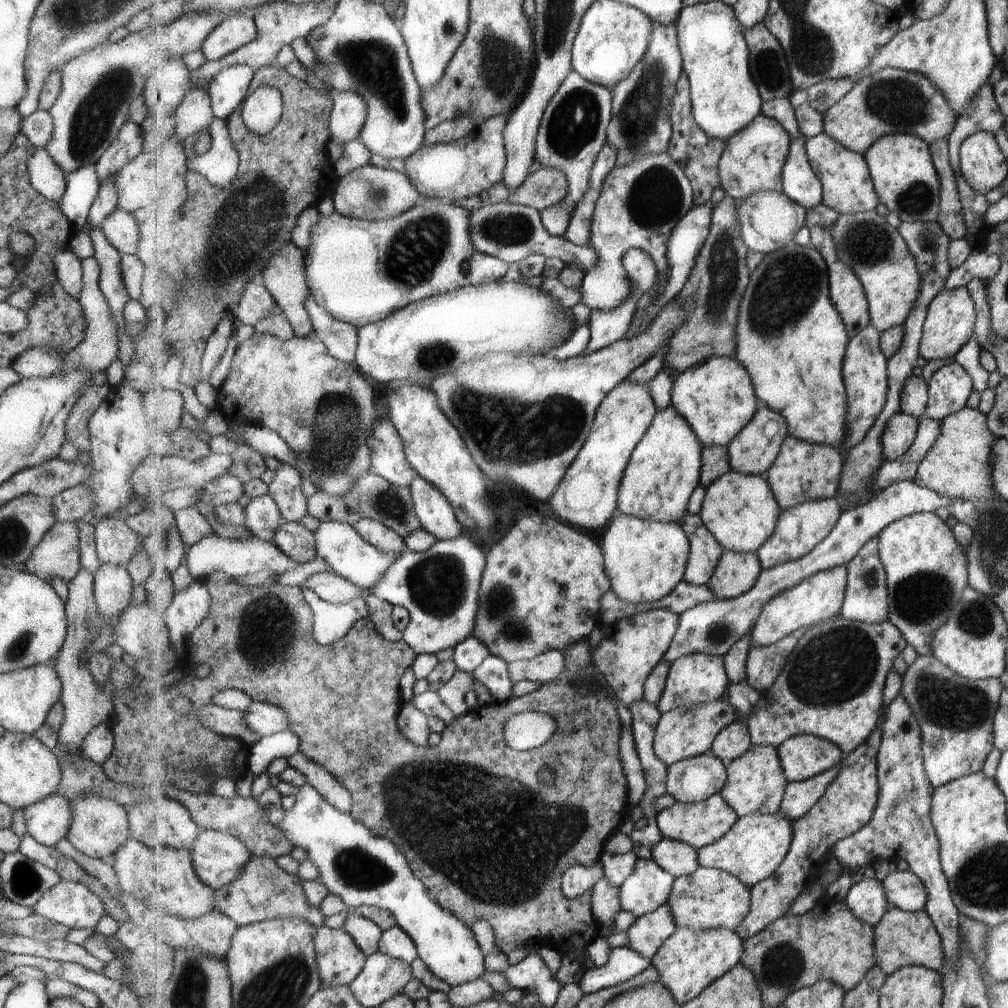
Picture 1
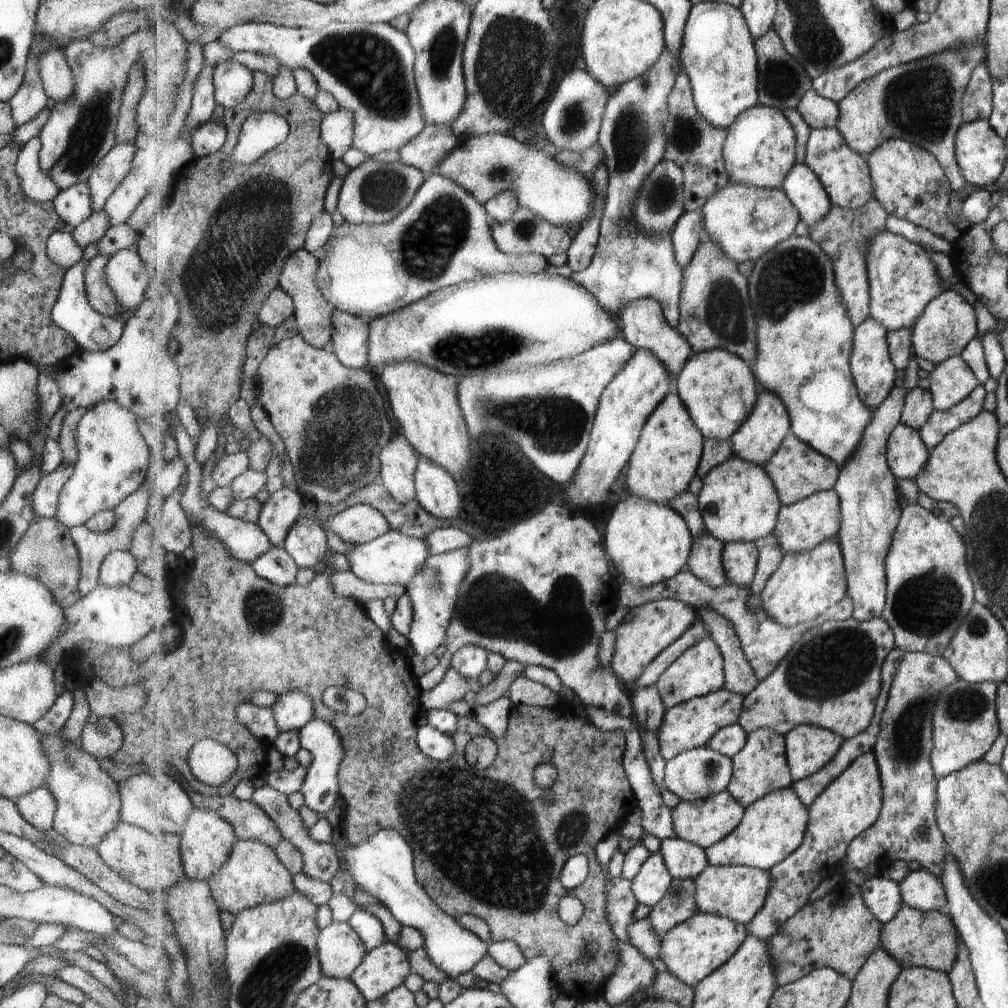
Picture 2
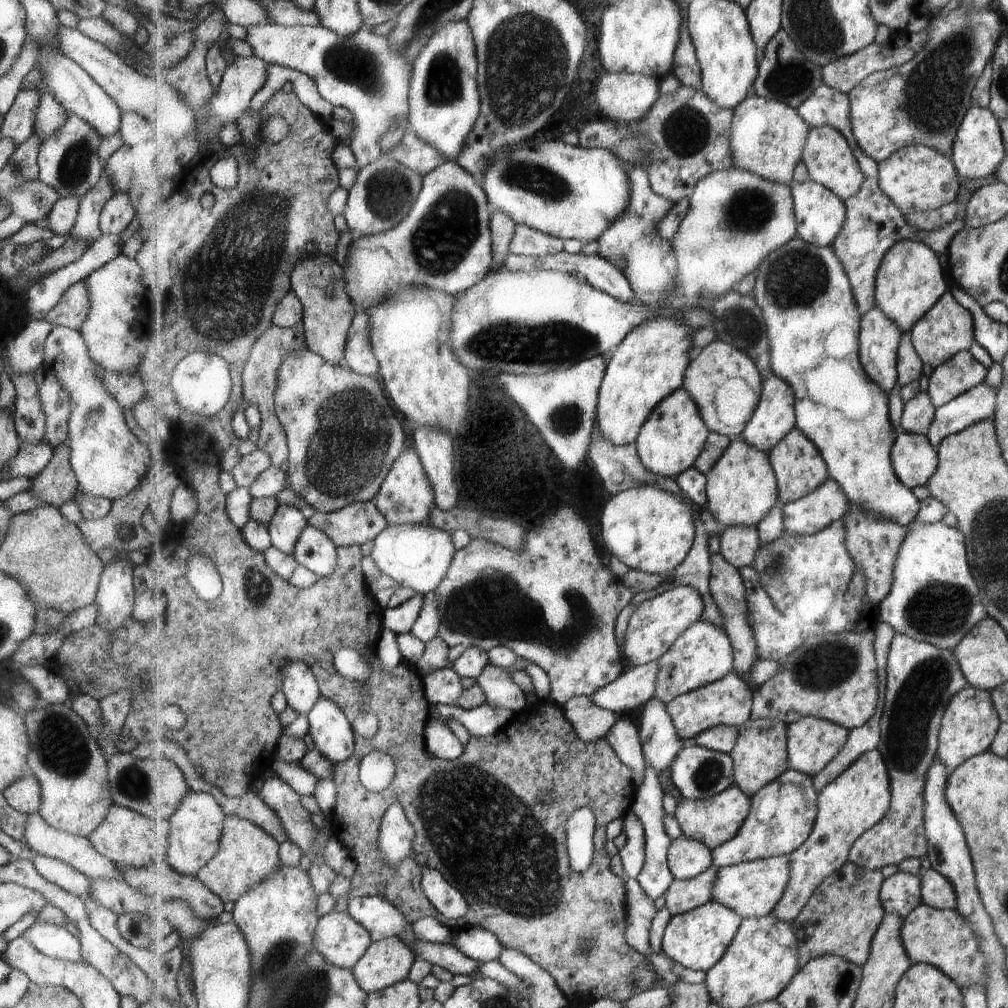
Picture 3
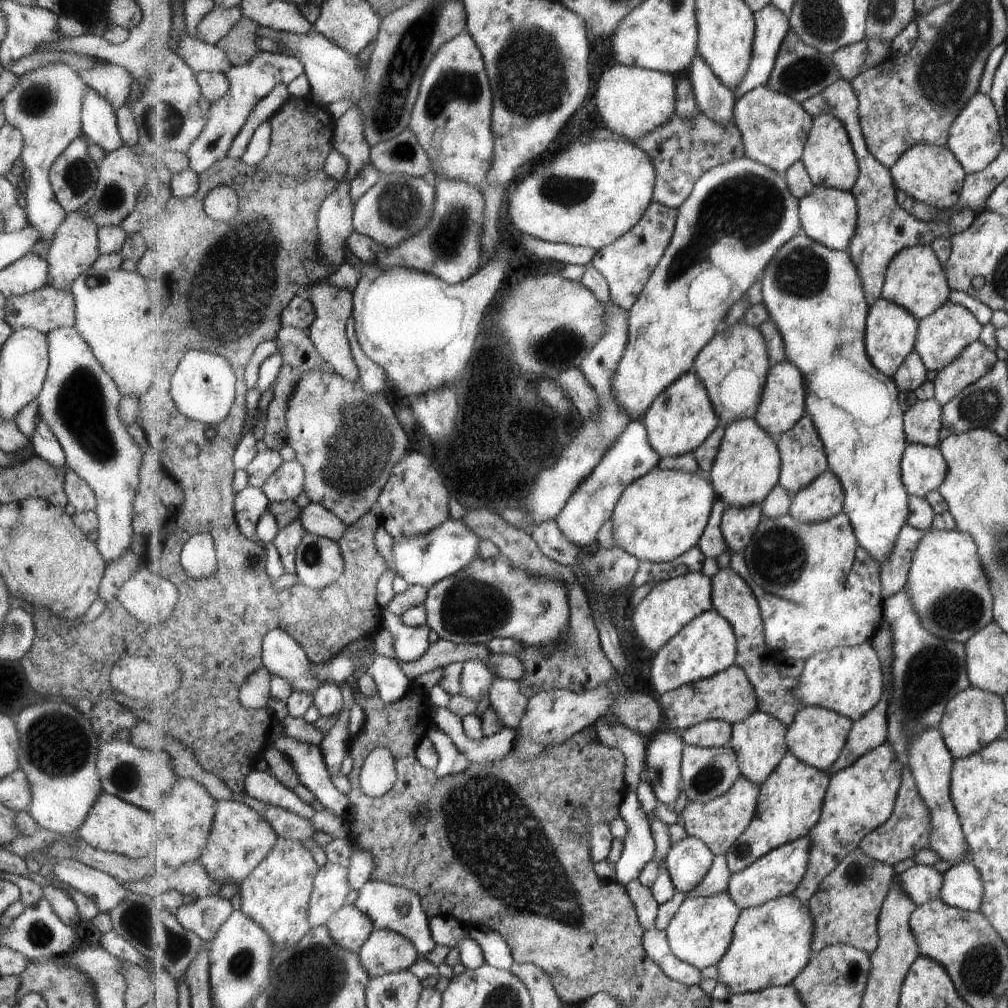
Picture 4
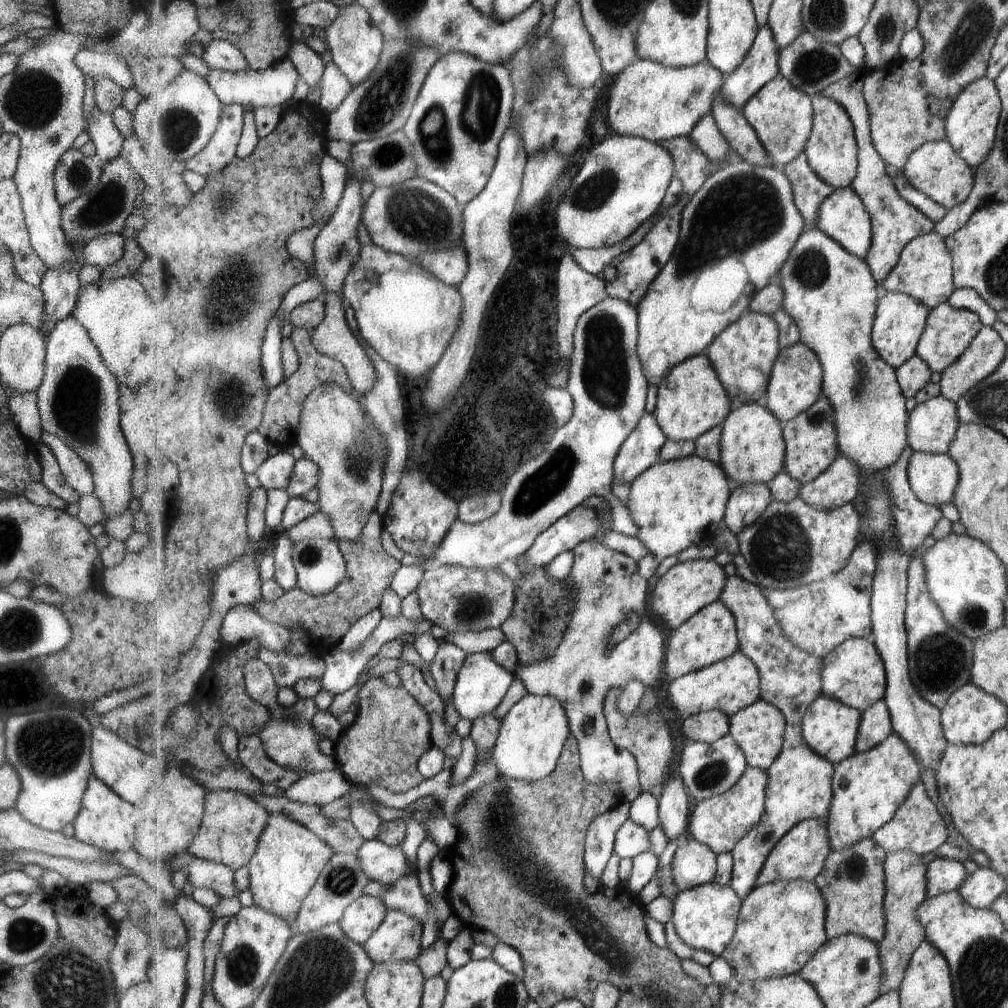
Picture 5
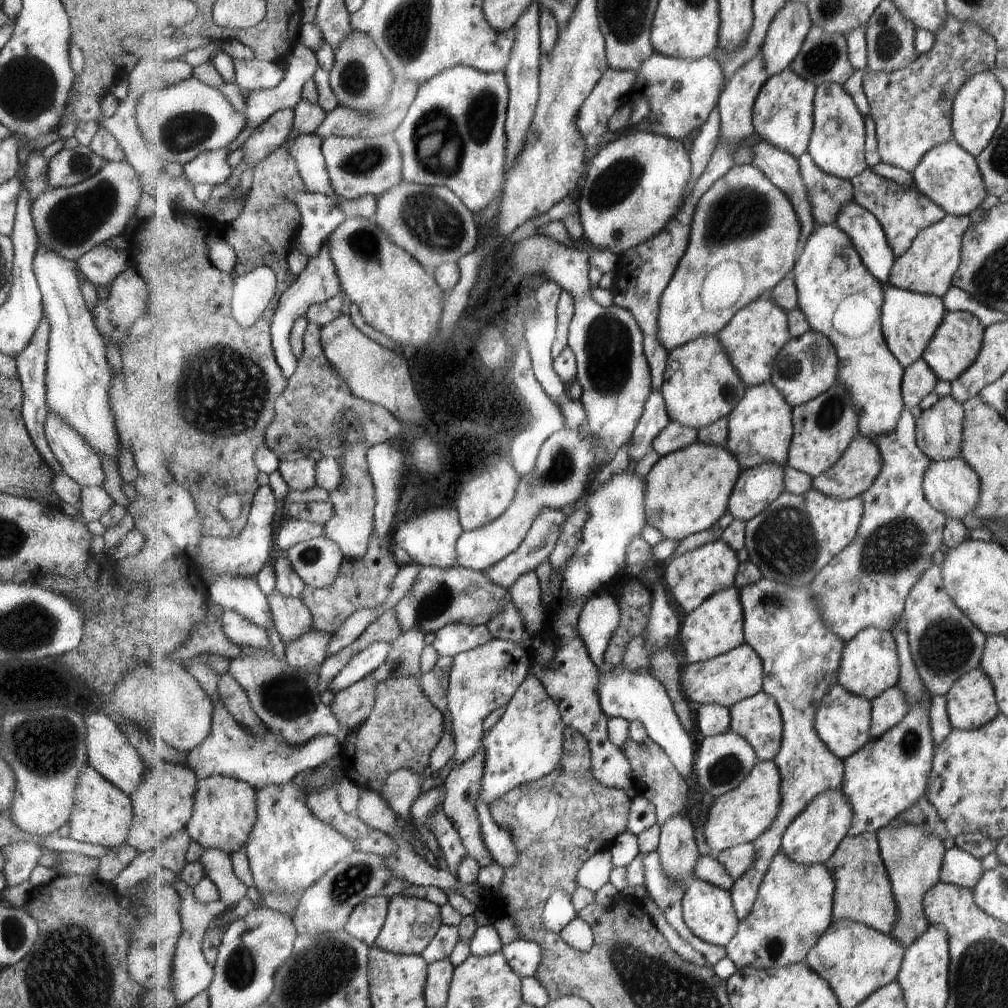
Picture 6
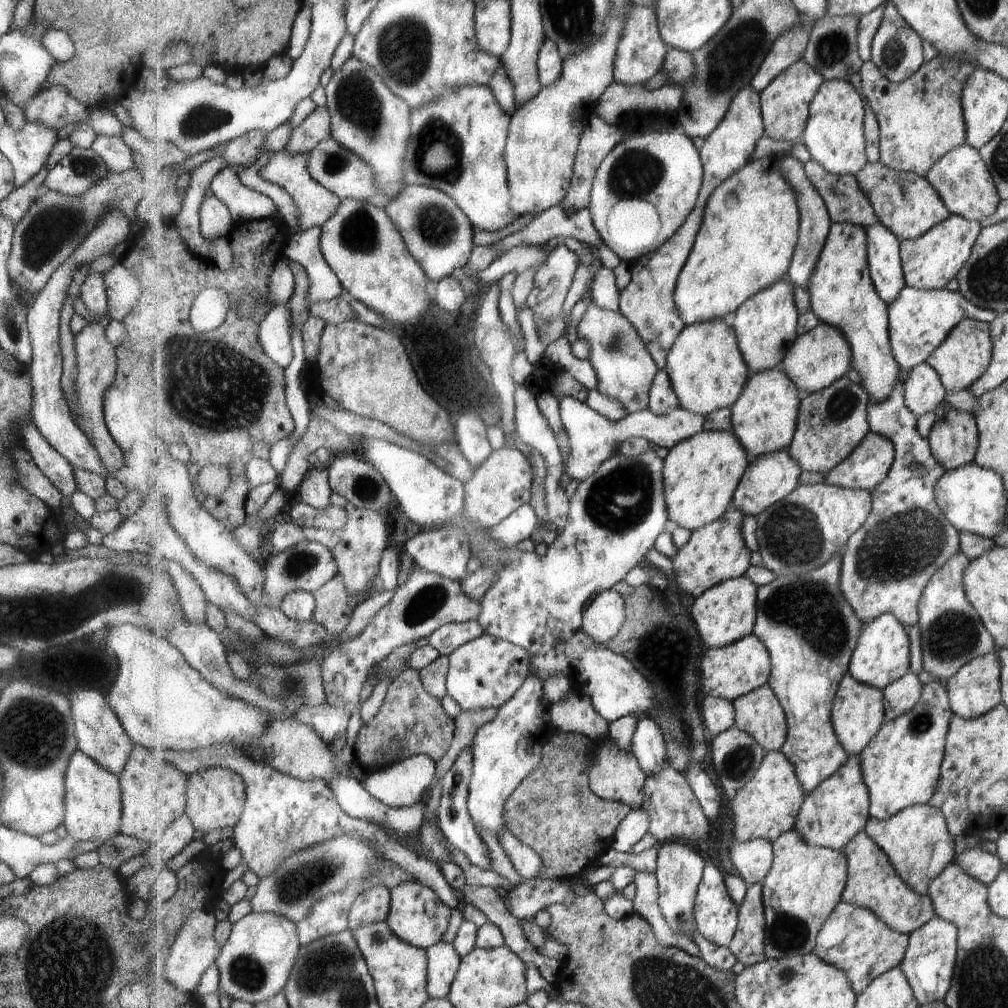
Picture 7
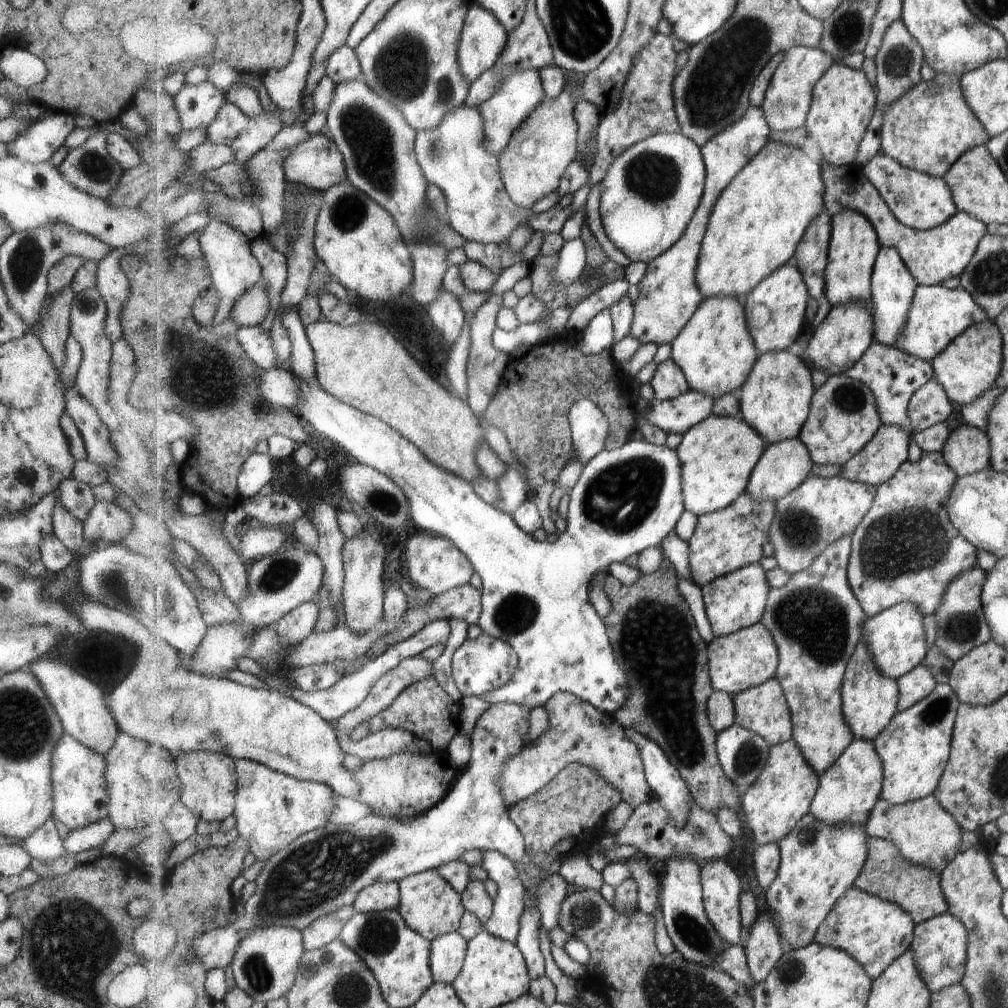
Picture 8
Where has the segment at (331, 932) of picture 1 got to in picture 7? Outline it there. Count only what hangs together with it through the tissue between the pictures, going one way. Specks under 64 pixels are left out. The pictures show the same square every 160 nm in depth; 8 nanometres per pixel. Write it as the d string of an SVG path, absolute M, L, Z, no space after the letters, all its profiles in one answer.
M383 884L361 893L351 907L349 929L360 929L371 923L385 921L390 916L391 903L391 891Z

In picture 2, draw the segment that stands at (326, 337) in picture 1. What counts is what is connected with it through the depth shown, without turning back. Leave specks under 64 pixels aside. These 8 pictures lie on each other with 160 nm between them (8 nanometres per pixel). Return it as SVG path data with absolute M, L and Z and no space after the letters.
M336 311L331 348L337 359L347 367L368 368L369 325L359 316Z

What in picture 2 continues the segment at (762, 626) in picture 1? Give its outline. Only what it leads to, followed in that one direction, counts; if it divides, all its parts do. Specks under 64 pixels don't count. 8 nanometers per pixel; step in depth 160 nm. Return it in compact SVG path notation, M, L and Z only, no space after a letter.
M837 537L829 538L809 552L784 554L779 570L769 578L761 600L765 610L781 626L798 626L822 617L831 606L847 597L849 582L842 547Z

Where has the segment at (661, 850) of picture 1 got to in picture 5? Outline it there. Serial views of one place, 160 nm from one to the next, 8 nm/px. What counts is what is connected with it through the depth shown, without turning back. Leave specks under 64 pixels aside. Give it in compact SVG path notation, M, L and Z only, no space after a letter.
M693 836L677 846L672 864L673 884L686 891L713 883L718 874L718 855L715 851Z

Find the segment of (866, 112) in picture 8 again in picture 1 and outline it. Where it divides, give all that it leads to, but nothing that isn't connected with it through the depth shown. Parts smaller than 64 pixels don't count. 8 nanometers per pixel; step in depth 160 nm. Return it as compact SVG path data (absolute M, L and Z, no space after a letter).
M822 133L815 137L806 137L806 150L810 156L811 167L815 175L822 180L823 205L837 210L840 214L855 214L875 211L881 204L875 191L874 179L865 156L842 146L833 136Z

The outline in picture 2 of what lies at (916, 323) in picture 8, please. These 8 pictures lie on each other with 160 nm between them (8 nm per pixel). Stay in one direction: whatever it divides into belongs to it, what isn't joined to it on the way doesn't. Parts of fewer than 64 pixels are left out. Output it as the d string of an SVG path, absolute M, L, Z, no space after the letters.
M867 318L864 324L856 327L854 335L854 350L851 354L851 369L854 374L854 384L857 384L862 400L874 410L887 401L898 381L898 370L891 359L889 331L878 319Z

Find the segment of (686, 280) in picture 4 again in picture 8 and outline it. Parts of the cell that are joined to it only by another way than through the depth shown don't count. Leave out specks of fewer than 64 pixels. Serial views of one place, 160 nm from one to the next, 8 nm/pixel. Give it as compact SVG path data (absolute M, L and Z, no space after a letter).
M769 141L762 152L759 153L757 157L753 158L746 168L743 169L722 192L722 196L718 198L718 202L714 206L714 212L711 213L710 224L698 260L697 284L703 296L703 300L710 299L711 297L731 297L743 300L745 296L751 294L769 275L772 275L787 263L794 261L798 246L801 244L802 238L805 237L807 230L809 230L811 221L815 220L826 210L826 202L824 201L825 192L826 184L823 182L822 166L820 164L817 164L814 159L807 156L800 148Z

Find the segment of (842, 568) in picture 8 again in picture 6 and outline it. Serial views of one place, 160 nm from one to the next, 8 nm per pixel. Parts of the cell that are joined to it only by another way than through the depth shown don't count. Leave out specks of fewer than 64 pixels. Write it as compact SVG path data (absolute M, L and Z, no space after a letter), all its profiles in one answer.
M762 578L739 590L745 612L746 643L762 658L766 676L764 691L778 702L784 722L782 749L774 760L782 776L782 810L773 826L754 840L753 844L758 848L757 861L732 888L735 910L742 921L753 912L763 879L780 851L789 825L820 794L837 790L843 784L845 762L819 738L815 719L823 698L838 685L838 672L847 643L826 626L810 586L793 587Z

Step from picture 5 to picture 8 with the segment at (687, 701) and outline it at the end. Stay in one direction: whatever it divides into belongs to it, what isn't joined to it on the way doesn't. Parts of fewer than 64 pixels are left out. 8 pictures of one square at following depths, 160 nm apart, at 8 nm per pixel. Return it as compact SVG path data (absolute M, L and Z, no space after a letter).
M762 622L729 636L714 637L708 644L708 658L714 690L729 693L731 696L776 678L779 666L777 643Z

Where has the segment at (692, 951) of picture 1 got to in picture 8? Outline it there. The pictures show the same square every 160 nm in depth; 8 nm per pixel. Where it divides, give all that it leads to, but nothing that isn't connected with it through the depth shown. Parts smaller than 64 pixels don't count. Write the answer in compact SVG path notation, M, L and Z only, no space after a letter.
M715 859L702 868L704 907L710 921L724 938L727 945L741 945L745 941L745 927L742 923L741 878L725 859Z

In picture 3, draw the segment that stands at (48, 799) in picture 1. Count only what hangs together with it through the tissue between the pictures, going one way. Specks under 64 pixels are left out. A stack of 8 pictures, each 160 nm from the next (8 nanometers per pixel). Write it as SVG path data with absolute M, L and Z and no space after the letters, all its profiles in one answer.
M27 774L8 787L1 794L5 797L7 804L17 812L24 815L37 813L40 807L40 788L33 774Z

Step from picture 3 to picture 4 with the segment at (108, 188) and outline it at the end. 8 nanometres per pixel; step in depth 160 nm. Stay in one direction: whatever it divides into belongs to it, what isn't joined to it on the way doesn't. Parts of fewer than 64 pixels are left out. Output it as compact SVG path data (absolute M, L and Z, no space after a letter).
M81 209L66 213L63 220L55 227L49 250L44 256L48 264L45 285L51 285L57 290L68 290L70 282L93 264L98 256L97 229L96 224L86 217Z

